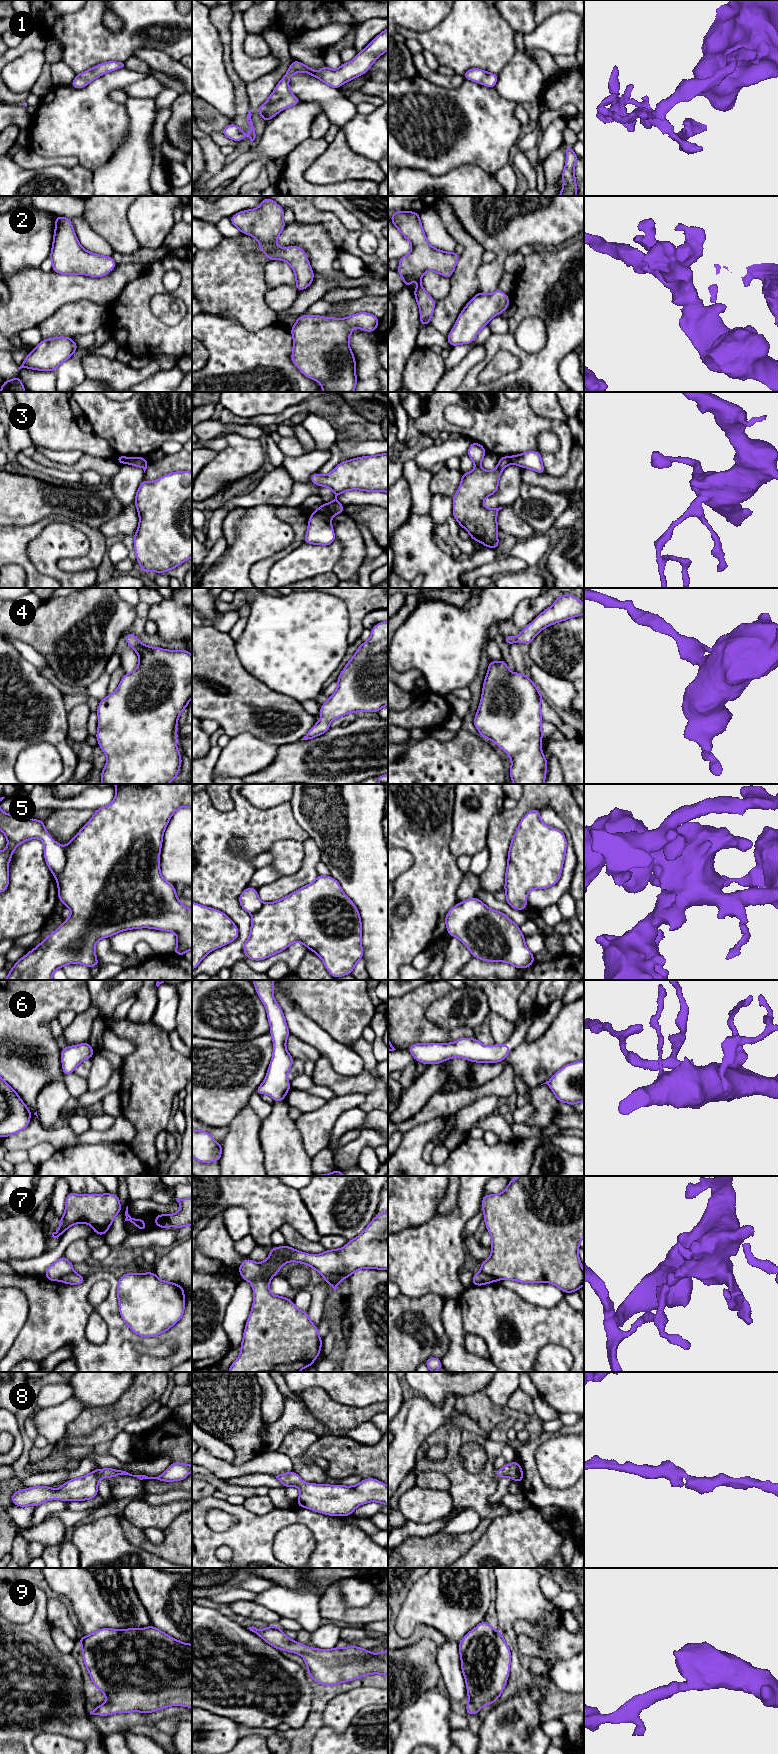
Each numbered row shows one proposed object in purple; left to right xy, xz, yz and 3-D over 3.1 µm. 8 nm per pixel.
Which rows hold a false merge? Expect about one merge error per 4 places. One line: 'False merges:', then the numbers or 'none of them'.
False merges: 3, 7

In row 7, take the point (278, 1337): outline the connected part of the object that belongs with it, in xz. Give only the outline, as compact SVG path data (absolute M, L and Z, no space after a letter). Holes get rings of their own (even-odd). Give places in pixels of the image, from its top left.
M247 1258L240 1264L238 1270L242 1280L247 1280L252 1284L254 1299L240 1344L241 1352L228 1372L299 1372L313 1366L313 1362L321 1353L322 1338L318 1333L318 1327L309 1318L309 1310L300 1311L293 1300L282 1295L273 1296L269 1289L270 1278L262 1273L259 1263Z

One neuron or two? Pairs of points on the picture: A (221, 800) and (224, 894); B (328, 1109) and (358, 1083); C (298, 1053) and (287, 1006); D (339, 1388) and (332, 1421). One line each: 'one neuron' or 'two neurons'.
A: two neurons
B: two neurons
C: two neurons
D: two neurons

